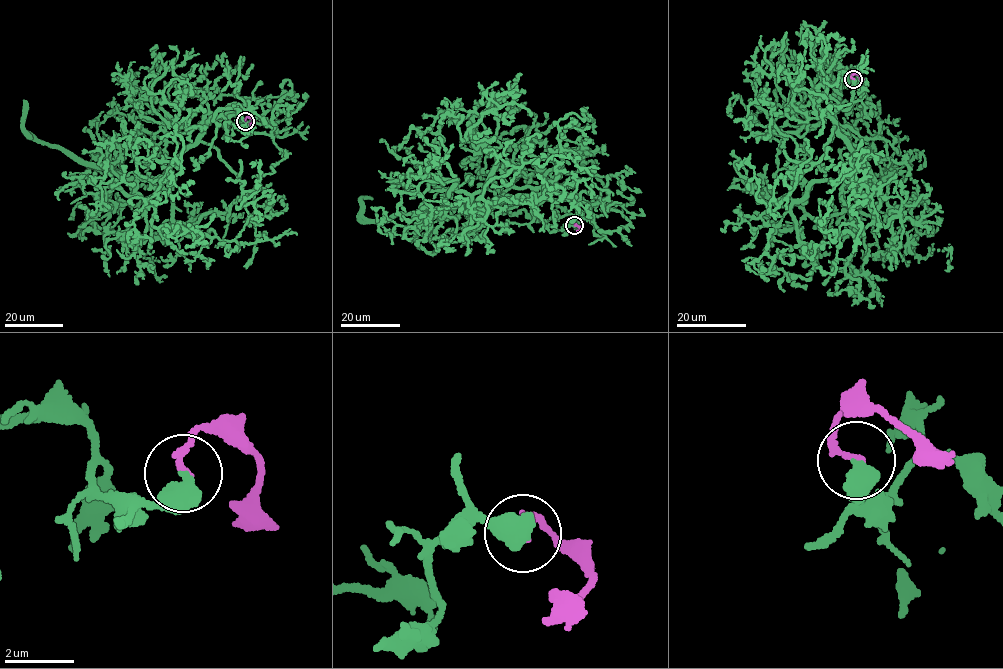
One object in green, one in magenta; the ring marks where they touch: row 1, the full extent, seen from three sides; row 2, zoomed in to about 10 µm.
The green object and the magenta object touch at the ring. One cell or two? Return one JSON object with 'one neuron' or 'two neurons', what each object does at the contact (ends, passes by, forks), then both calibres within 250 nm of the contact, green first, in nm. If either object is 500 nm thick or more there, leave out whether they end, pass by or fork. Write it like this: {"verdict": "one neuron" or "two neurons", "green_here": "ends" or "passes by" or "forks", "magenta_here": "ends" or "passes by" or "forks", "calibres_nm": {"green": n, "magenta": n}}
{"verdict": "two neurons", "calibres_nm": {"green": 550, "magenta": 220}}

